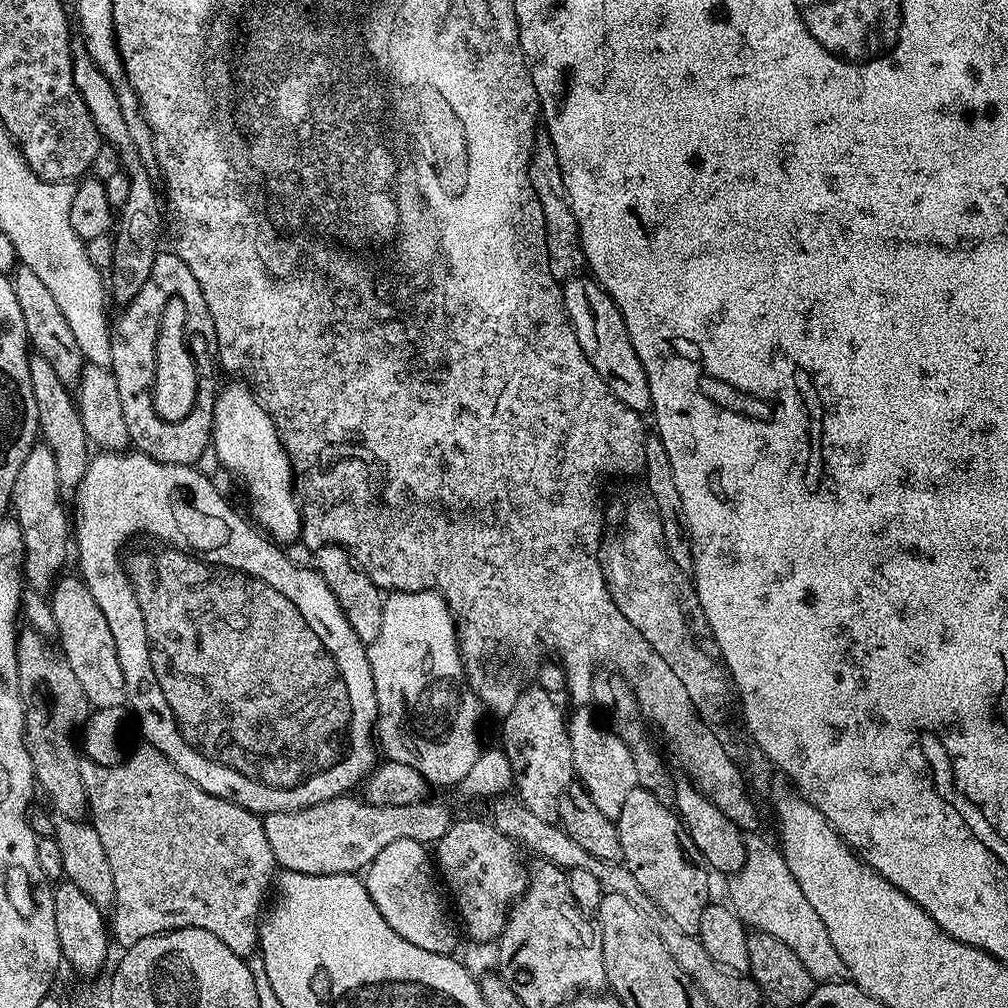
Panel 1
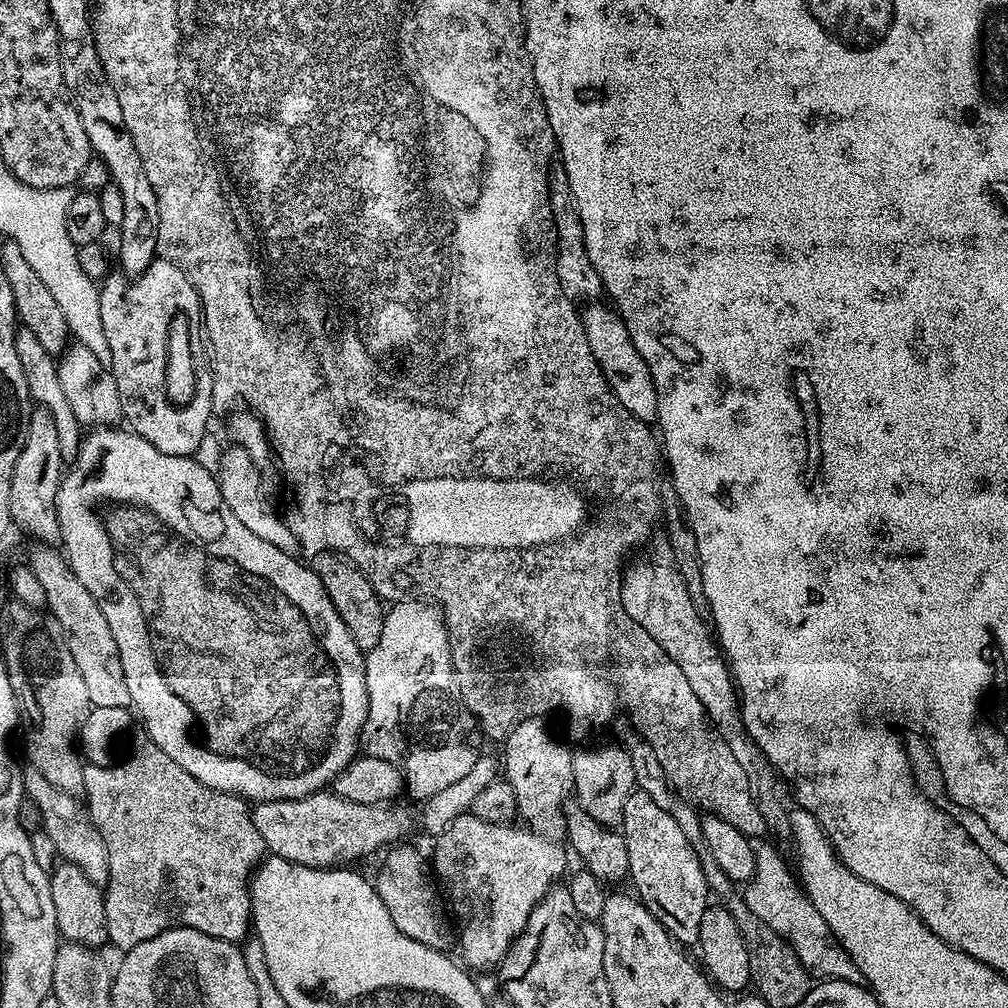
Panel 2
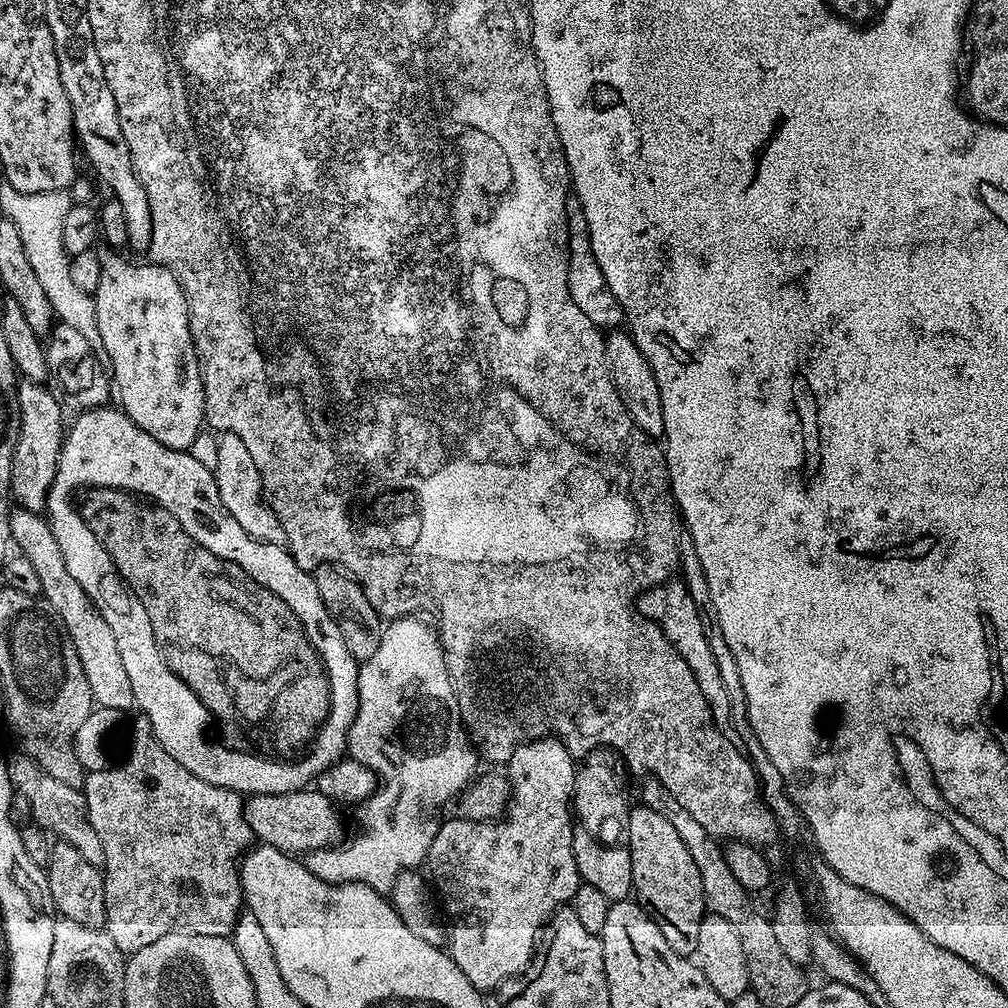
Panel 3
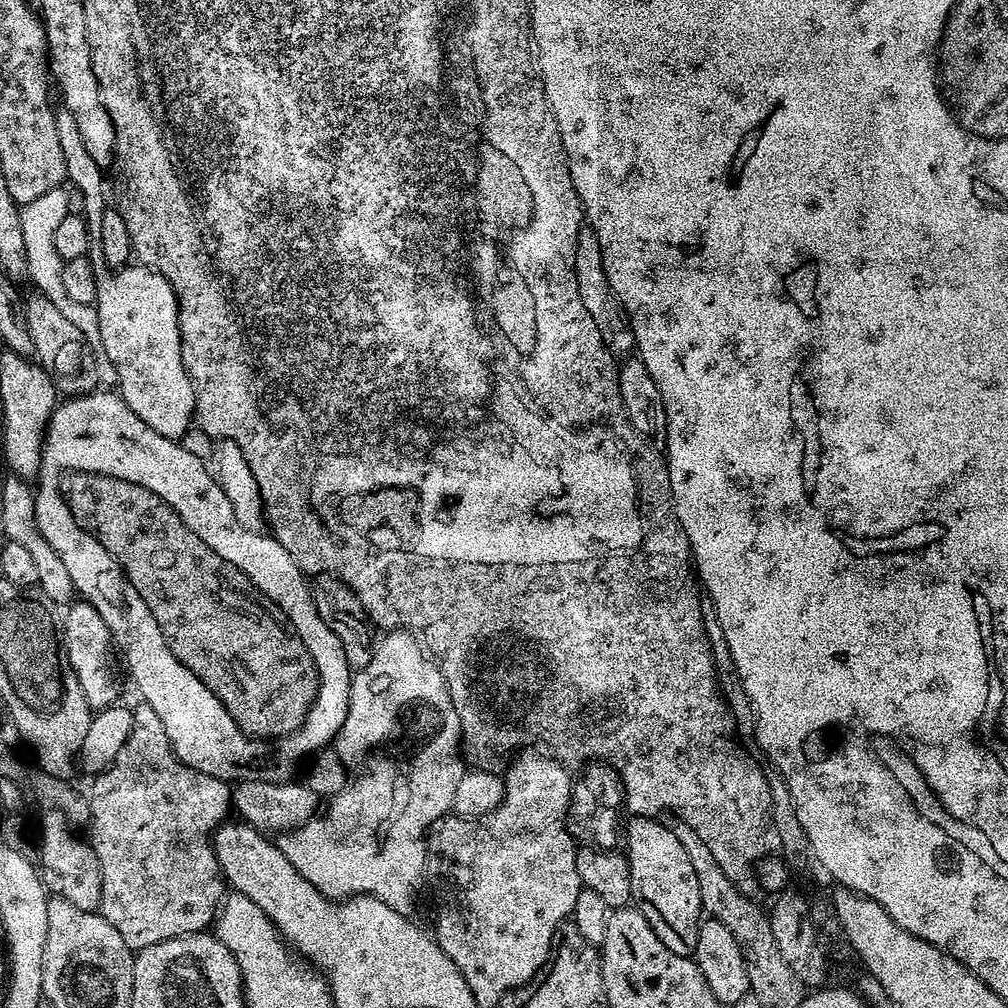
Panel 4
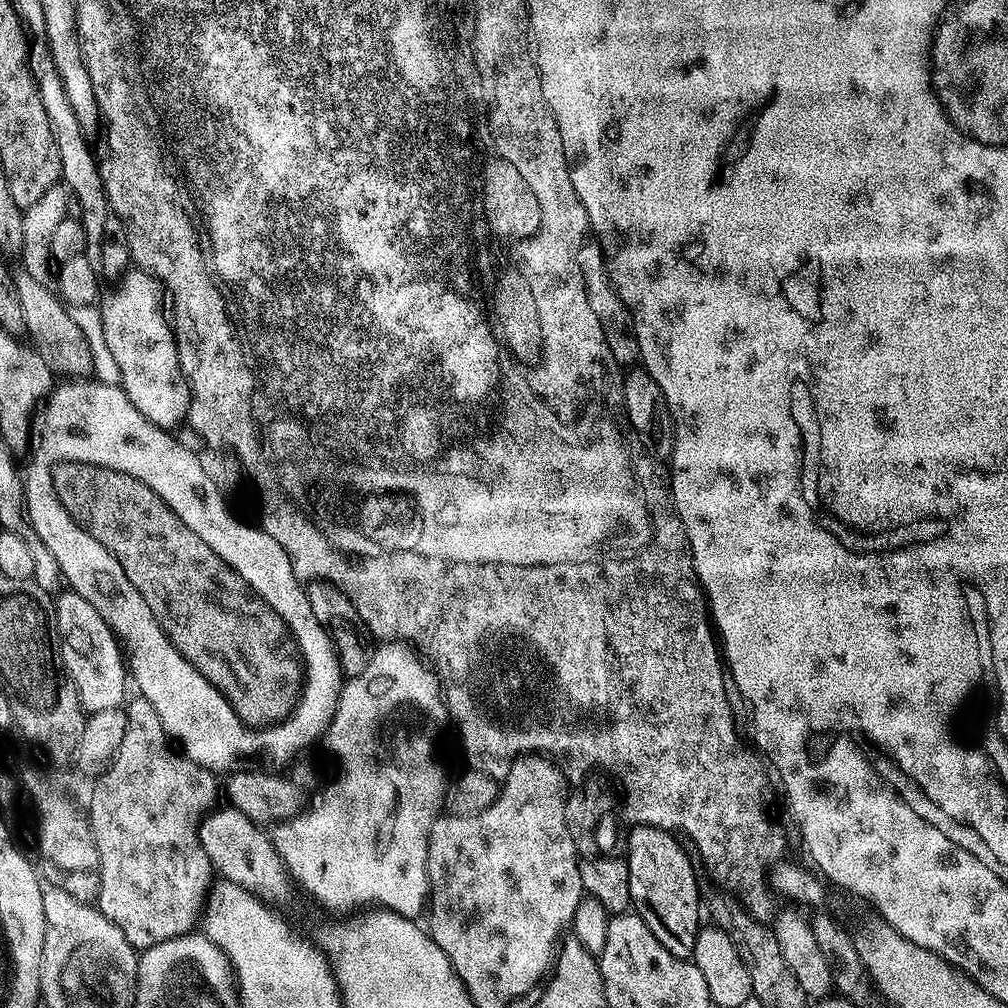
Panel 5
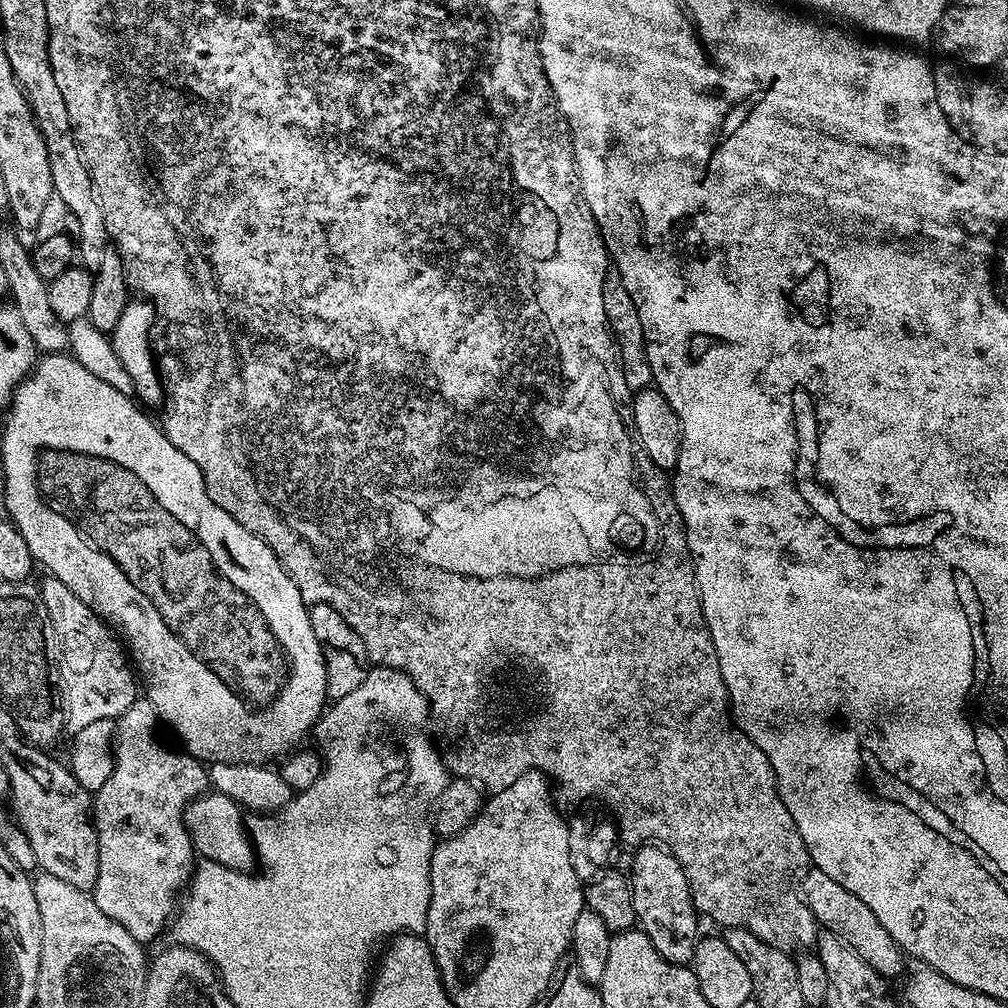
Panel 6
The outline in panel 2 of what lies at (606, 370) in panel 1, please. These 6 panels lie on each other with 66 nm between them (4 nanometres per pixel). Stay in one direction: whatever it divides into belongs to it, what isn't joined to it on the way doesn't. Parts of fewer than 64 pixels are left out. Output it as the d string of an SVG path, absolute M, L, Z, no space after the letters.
M592 302L583 309L582 319L586 330L586 342L590 342L590 350L618 402L634 414L646 425L651 425L656 419L658 410L658 394L654 390L654 382L650 378L650 370L638 354L638 346L634 346L634 338L630 338L630 330L622 322L620 313L611 307L603 308L600 302Z

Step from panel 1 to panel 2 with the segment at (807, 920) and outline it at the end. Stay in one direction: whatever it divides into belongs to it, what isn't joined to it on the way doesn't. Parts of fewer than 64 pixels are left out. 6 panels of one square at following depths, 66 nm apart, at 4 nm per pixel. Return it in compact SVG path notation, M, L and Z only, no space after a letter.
M772 842L759 843L753 843L752 846L756 855L754 874L742 888L746 906L750 906L750 910L754 910L754 914L758 914L758 918L762 918L762 922L766 922L766 926L770 926L770 930L774 930L791 944L793 950L798 954L802 966L808 971L809 977L820 982L841 980L863 985L863 974L850 958L850 954L846 954L844 947L836 941L830 926L826 926L826 918L822 918L822 914L818 914L818 910L814 910L810 898L798 883L790 864L790 869L788 869L787 862L780 857L781 849Z

